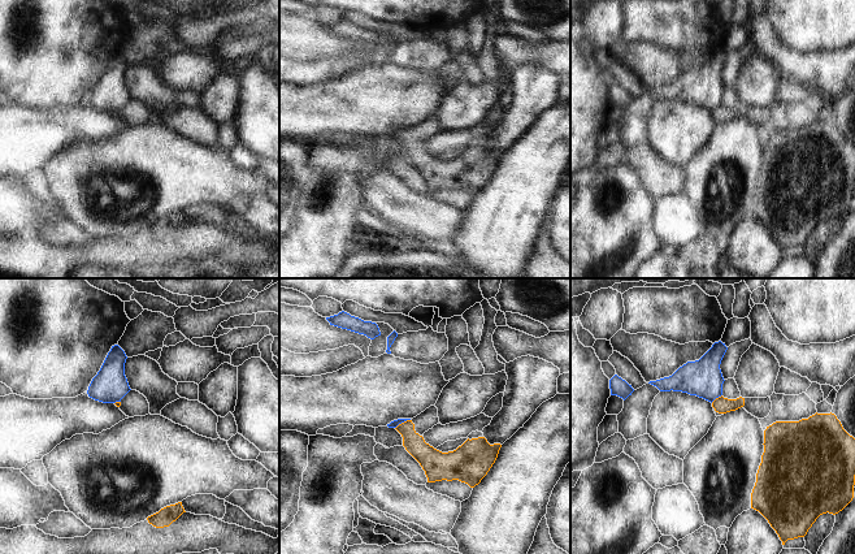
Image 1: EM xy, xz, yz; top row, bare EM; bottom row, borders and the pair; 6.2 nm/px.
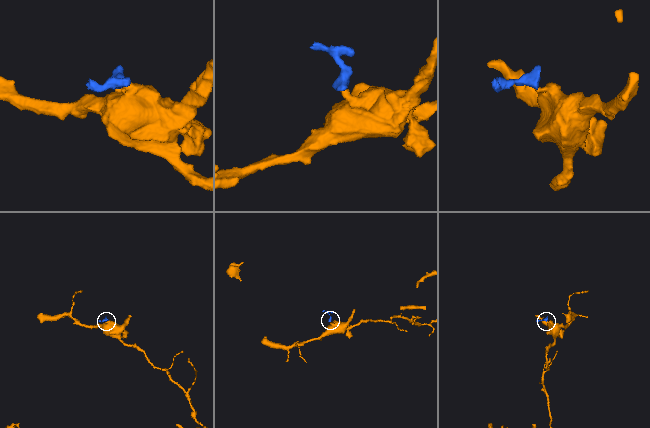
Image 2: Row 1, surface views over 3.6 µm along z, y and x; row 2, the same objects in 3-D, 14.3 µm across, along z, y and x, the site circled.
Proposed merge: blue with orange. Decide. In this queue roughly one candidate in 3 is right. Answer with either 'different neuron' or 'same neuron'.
different neuron

